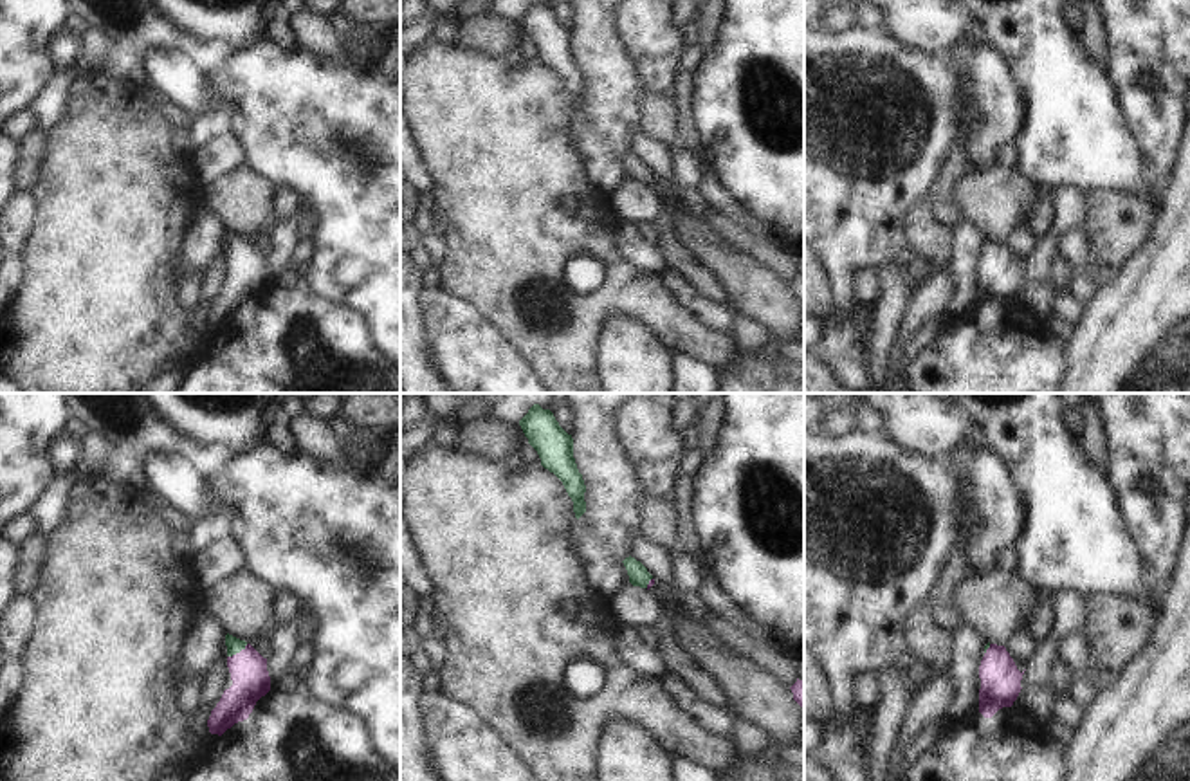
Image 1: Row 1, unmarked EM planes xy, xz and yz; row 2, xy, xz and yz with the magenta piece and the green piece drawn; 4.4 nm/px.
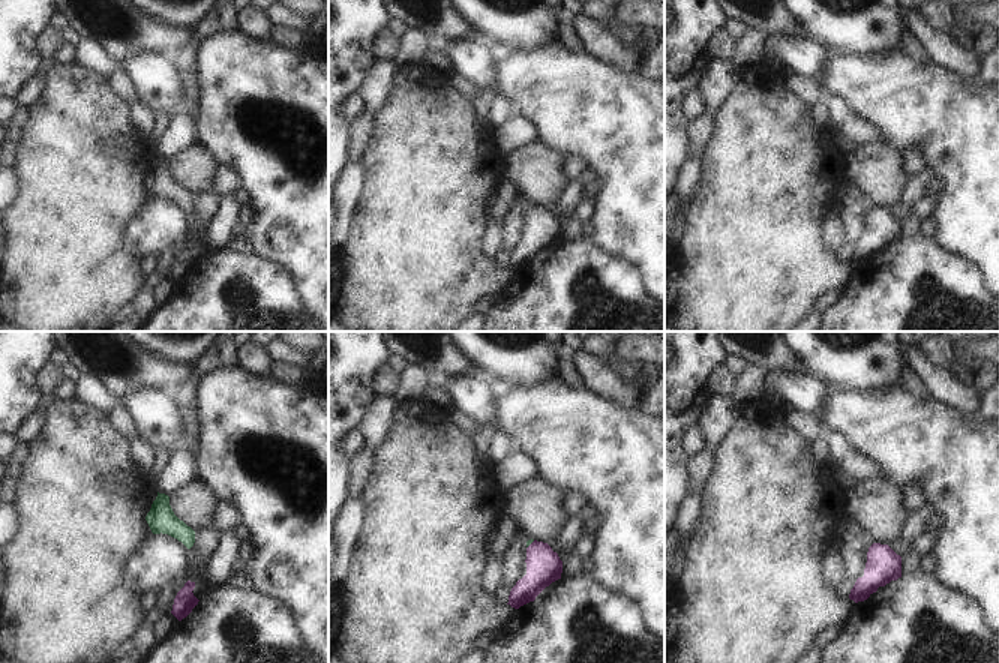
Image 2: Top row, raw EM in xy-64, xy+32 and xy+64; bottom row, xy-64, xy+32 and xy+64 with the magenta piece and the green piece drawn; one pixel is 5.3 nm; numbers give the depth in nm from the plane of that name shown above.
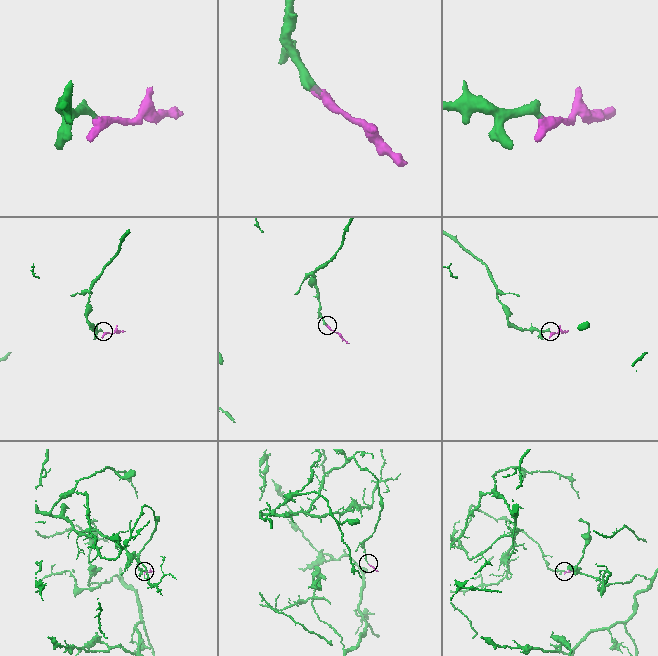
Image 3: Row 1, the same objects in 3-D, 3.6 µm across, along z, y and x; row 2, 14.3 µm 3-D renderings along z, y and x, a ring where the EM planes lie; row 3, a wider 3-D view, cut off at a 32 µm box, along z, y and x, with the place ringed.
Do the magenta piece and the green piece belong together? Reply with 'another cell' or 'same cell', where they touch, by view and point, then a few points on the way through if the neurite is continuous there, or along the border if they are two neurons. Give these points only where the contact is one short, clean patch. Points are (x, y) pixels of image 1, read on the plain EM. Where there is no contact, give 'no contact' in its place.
same cell; contact xy (237, 249); way xy (249, 271), (247, 262), (237, 249), (233, 240)

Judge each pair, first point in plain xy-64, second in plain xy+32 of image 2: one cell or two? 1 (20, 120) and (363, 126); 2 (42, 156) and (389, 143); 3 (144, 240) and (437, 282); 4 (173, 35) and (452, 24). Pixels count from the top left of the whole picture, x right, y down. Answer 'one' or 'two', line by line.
1: one
2: one
3: two
4: one

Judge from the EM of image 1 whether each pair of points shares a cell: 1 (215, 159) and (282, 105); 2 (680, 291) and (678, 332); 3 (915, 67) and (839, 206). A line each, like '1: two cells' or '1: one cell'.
1: two cells
2: two cells
3: one cell

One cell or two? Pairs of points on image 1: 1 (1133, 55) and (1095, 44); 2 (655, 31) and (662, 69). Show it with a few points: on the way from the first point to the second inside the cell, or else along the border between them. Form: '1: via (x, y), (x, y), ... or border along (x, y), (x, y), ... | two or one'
1: border along (1100, 18), (1107, 35), (1109, 64) | two
2: via (655, 40), (659, 60) | one

